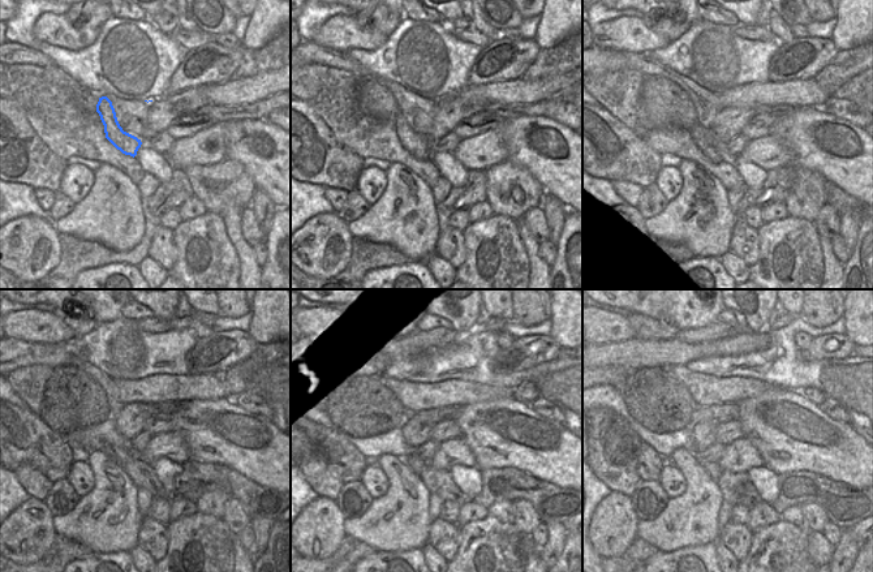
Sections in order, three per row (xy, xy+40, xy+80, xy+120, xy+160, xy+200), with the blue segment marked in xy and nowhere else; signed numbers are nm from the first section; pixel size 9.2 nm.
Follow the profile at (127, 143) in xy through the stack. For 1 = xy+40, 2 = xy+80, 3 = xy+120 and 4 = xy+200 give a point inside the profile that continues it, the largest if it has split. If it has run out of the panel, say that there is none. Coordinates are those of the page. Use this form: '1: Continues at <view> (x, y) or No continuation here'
1: Continues at xy+40 (418, 145)
2: Continues at xy+80 (704, 138)
3: Continues at xy+120 (121, 446)
4: Continues at xy+200 (713, 469)

